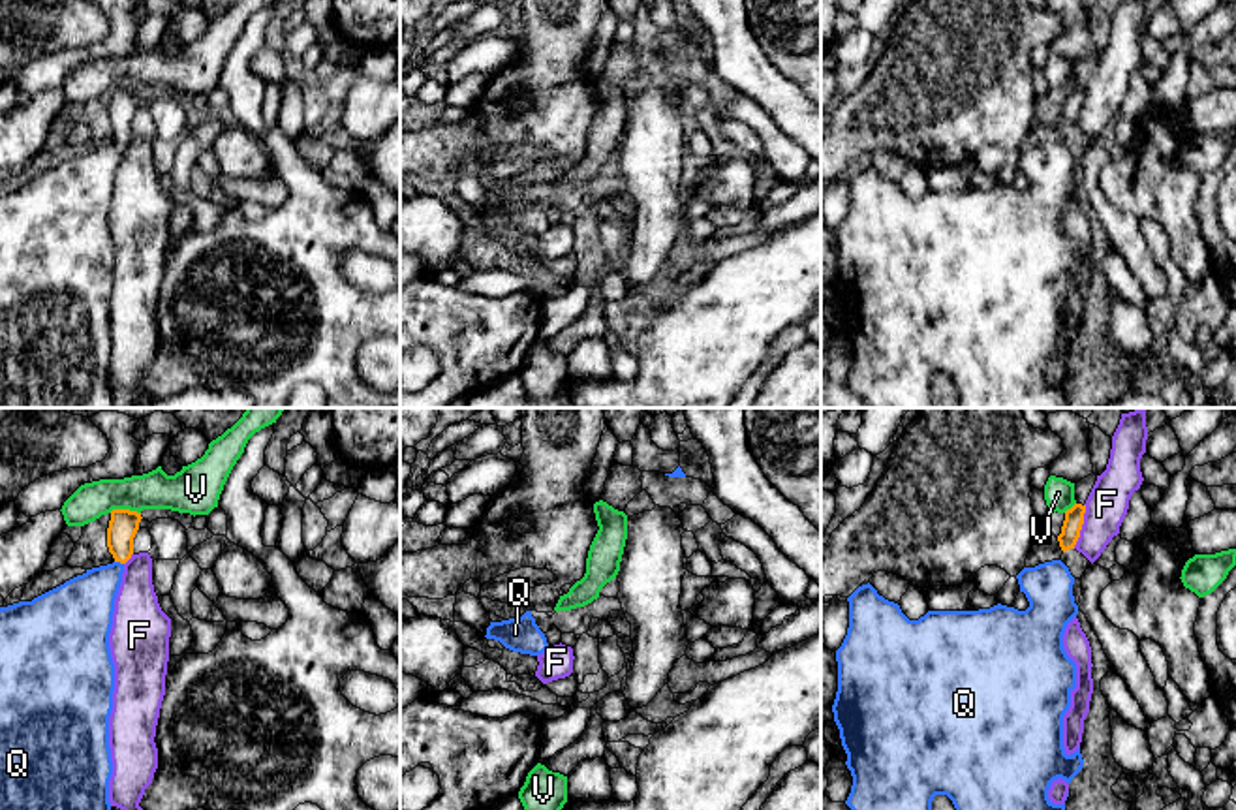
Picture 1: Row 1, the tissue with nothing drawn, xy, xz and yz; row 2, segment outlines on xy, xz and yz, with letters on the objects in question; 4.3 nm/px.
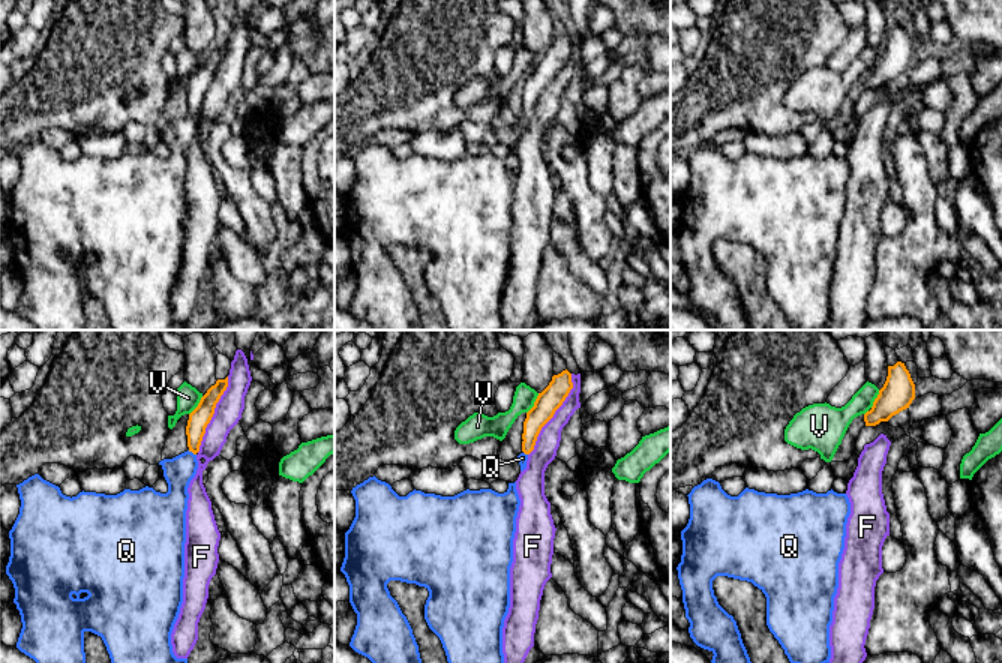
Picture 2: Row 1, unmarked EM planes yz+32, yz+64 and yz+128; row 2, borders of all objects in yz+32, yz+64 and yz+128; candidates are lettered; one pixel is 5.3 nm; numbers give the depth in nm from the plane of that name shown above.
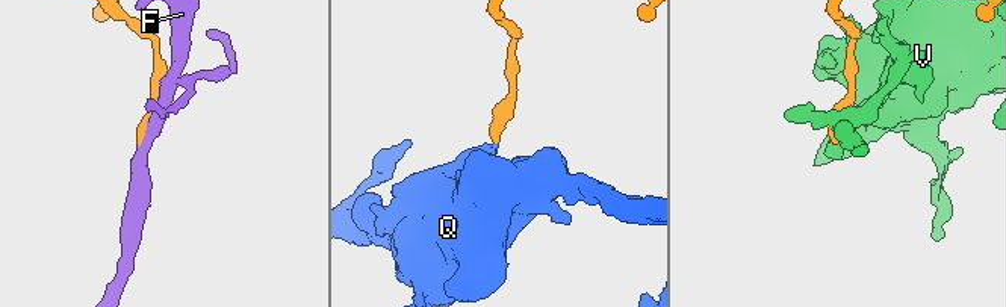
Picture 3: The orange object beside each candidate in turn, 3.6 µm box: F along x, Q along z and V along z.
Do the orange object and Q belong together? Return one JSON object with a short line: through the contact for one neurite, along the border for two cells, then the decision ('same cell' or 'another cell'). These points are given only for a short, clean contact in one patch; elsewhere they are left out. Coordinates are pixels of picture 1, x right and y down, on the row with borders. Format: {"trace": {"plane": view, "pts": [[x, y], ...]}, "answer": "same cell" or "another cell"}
{"trace": {"plane": "xy", "pts": [[123, 527], [119, 560], [83, 606]]}, "answer": "same cell"}

